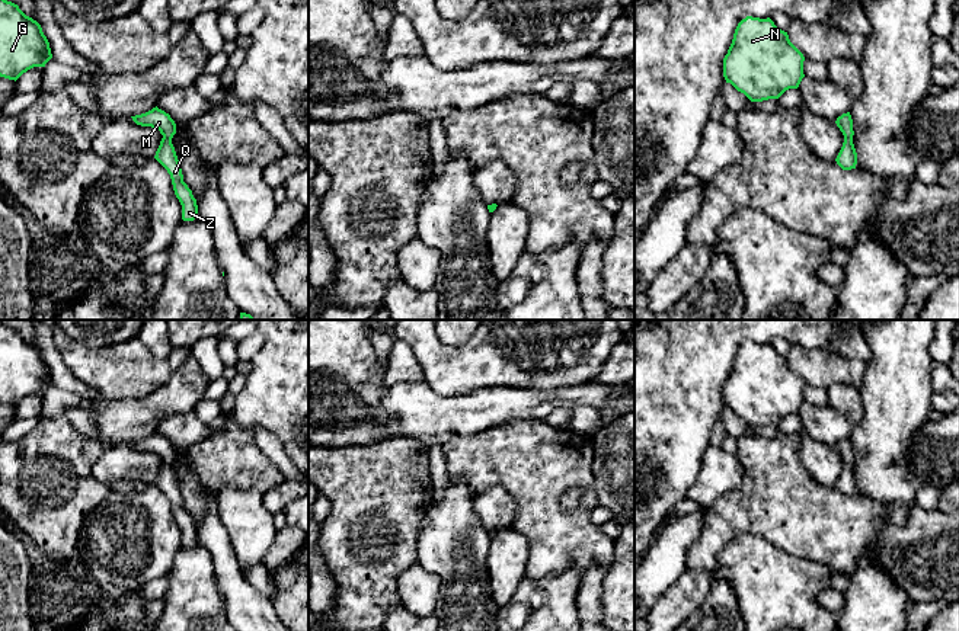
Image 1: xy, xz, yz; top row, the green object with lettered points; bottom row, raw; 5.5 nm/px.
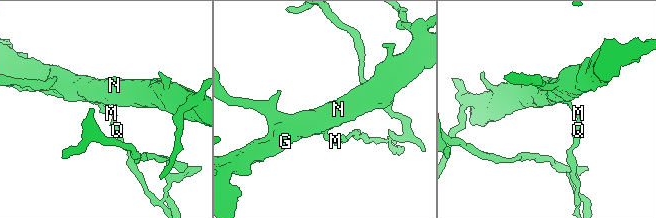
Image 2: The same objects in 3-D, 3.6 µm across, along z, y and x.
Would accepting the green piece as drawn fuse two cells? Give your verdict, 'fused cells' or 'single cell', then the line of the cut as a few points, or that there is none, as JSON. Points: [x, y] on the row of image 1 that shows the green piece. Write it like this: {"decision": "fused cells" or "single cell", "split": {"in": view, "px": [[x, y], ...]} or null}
{"decision": "fused cells", "split": {"in": "xy", "px": [[163, 137], [170, 140]]}}

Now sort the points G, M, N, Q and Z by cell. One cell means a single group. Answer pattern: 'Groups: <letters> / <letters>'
Groups: G M N / Q Z

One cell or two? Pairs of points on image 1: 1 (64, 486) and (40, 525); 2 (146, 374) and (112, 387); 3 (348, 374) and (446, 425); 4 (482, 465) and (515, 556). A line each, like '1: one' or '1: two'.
1: one
2: one
3: two
4: two

